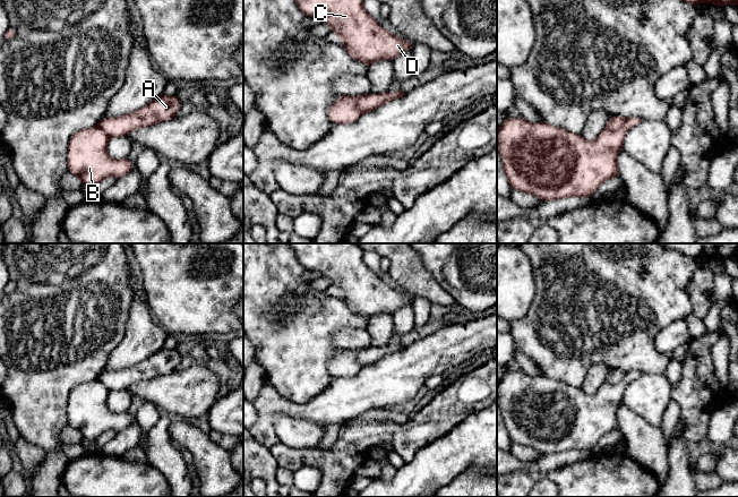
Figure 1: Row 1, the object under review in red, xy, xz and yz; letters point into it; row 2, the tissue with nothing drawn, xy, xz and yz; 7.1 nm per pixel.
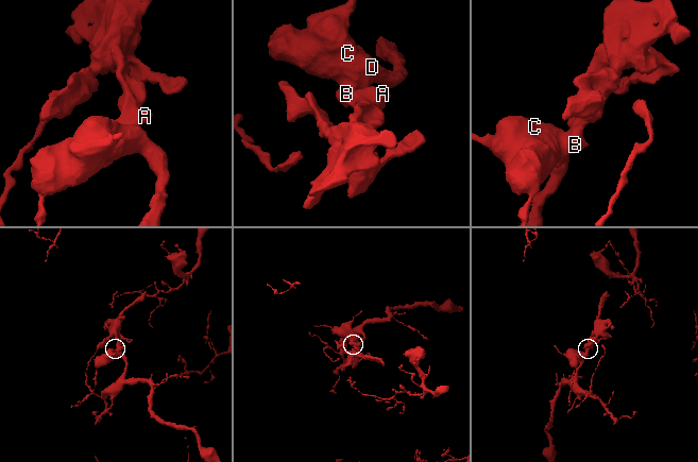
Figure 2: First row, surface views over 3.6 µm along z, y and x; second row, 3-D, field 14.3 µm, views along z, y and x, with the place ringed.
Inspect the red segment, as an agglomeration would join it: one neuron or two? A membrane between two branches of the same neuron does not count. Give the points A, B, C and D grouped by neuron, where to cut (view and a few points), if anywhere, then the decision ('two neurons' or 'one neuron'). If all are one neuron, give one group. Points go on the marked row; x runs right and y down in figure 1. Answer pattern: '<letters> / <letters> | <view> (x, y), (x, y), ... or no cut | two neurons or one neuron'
A / B C D | yz (626, 119), (618, 128), (606, 129) | two neurons

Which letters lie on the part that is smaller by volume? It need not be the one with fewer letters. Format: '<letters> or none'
A

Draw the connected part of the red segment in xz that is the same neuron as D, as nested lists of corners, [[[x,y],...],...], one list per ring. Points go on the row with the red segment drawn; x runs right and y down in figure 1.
[[[295,0],[300,10],[311,18],[320,18],[324,24],[344,41],[342,48],[354,59],[369,66],[378,60],[393,61],[397,55],[412,50],[412,42],[396,37],[386,31],[363,8],[362,0]]]

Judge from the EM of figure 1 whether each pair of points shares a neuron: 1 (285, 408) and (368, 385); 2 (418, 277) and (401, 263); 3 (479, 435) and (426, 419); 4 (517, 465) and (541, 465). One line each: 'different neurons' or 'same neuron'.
1: same neuron
2: same neuron
3: different neurons
4: same neuron

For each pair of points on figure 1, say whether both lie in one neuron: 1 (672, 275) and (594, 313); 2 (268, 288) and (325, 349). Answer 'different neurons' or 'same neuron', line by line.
1: same neuron
2: same neuron

